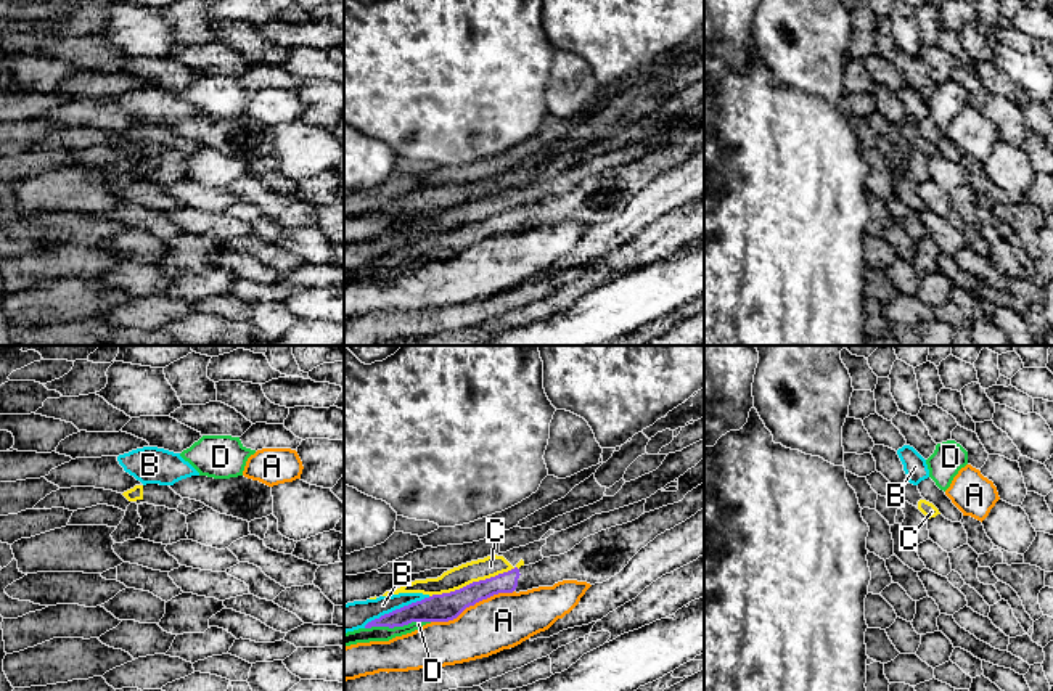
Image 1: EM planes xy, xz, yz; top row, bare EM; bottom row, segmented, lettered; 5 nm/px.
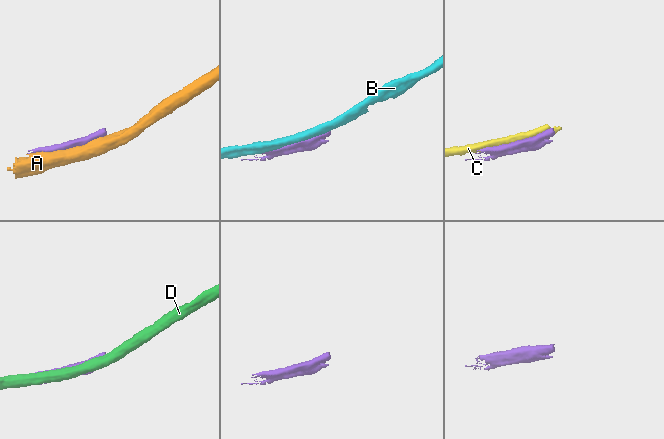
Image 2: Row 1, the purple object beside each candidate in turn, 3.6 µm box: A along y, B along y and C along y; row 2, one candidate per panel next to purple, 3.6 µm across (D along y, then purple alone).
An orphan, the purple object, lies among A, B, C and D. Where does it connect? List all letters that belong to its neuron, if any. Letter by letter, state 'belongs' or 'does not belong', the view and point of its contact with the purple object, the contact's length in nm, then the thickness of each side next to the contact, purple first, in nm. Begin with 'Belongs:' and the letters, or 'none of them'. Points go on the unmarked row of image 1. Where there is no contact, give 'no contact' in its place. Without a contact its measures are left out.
Belongs: none of them
A: does not belong | xz (471, 245) | 440 nm | 140/280 nm
B: does not belong | xz (396, 249) | 360 nm | 140/140 nm
C: does not belong | xz (473, 222) | 480 nm | 140/110 nm
D: does not belong | xz (397, 265) | 340 nm | 140/80 nm

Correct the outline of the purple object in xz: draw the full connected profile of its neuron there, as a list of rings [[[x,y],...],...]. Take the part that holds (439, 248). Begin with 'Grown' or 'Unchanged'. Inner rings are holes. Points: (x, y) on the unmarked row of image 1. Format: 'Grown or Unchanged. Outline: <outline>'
Grown. Outline: [[[704,124],[688,132],[678,143],[645,153],[632,162],[584,178],[564,194],[543,198],[519,209],[514,207],[450,233],[432,235],[381,256],[368,262],[365,268],[394,268],[412,262],[449,262],[466,247],[494,235],[553,227],[563,220],[603,223],[619,214],[658,175],[685,162],[701,149],[704,149]]]

